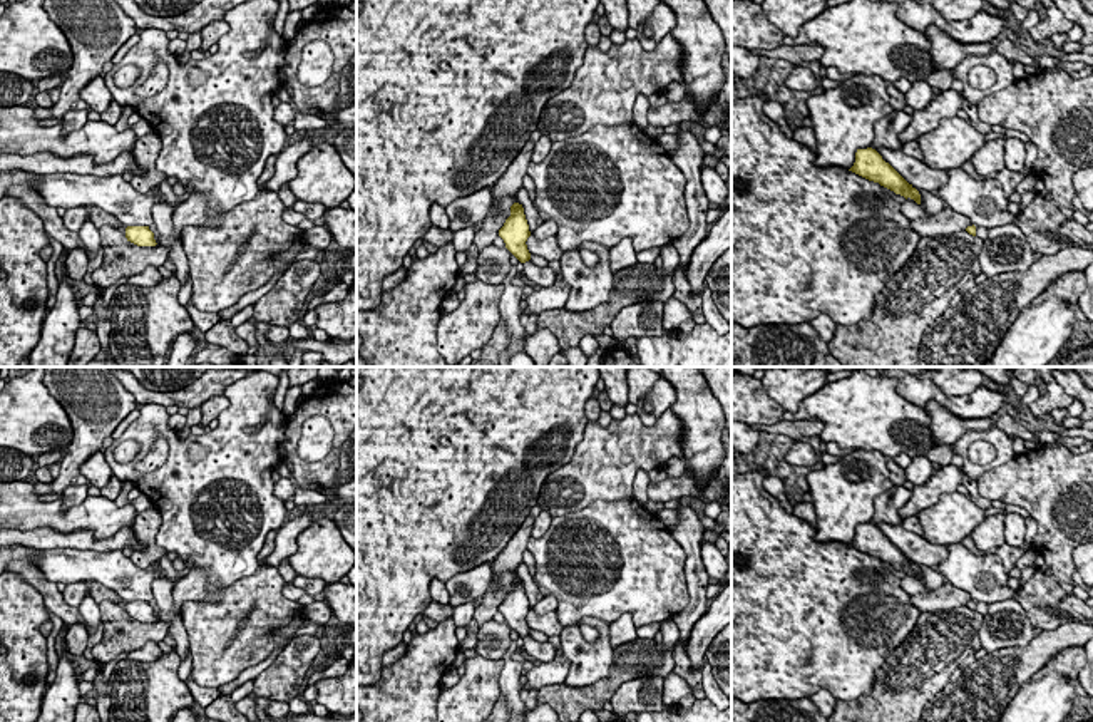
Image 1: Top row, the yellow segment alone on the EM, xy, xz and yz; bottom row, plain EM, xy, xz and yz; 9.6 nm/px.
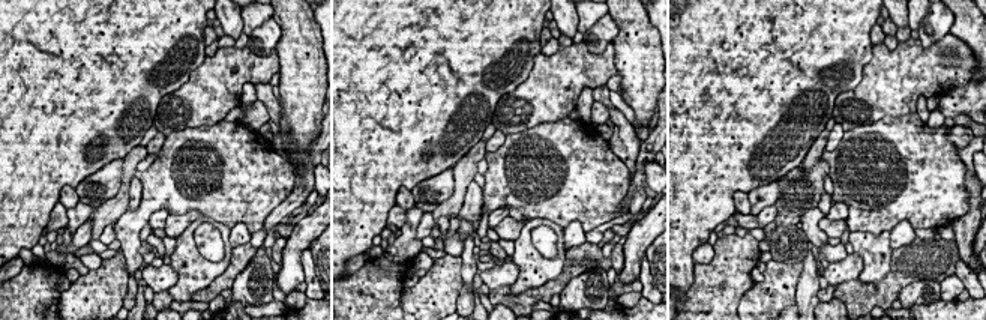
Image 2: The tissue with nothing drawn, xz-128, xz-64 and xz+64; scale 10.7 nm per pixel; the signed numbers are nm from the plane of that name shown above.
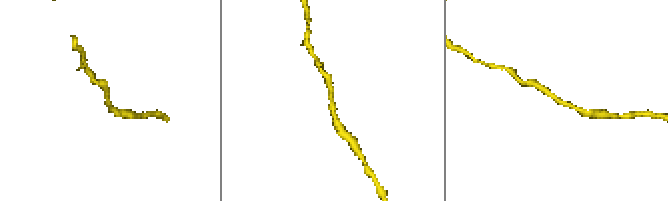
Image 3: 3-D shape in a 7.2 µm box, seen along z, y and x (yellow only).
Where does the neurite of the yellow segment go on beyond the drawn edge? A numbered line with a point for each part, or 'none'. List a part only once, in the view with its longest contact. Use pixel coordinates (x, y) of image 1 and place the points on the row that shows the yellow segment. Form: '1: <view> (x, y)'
none

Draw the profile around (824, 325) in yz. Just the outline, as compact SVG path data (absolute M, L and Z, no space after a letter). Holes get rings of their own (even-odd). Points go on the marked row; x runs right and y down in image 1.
M825 313L818 315L817 318L813 318L810 322L810 325L822 337L824 342L830 343L830 340L835 335L835 327L837 325L829 315L825 315Z

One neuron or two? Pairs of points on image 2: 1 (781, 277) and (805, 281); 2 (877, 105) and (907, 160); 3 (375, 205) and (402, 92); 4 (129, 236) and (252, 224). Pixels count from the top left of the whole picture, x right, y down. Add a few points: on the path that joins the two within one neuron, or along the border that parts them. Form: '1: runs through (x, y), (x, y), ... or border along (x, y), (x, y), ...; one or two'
1: border along (802, 263), (794, 302); two
2: border along (914, 111), (883, 116), (850, 129); two
3: runs through (375, 176), (375, 166), (402, 138), (402, 120); one
4: runs through (153, 203), (156, 200), (219, 200); one

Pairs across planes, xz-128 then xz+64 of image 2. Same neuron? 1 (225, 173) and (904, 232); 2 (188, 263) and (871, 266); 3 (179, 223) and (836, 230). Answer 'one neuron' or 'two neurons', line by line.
1: two neurons
2: one neuron
3: one neuron

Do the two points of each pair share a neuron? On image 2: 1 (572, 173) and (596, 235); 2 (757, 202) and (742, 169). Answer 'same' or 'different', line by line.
1: different
2: different

